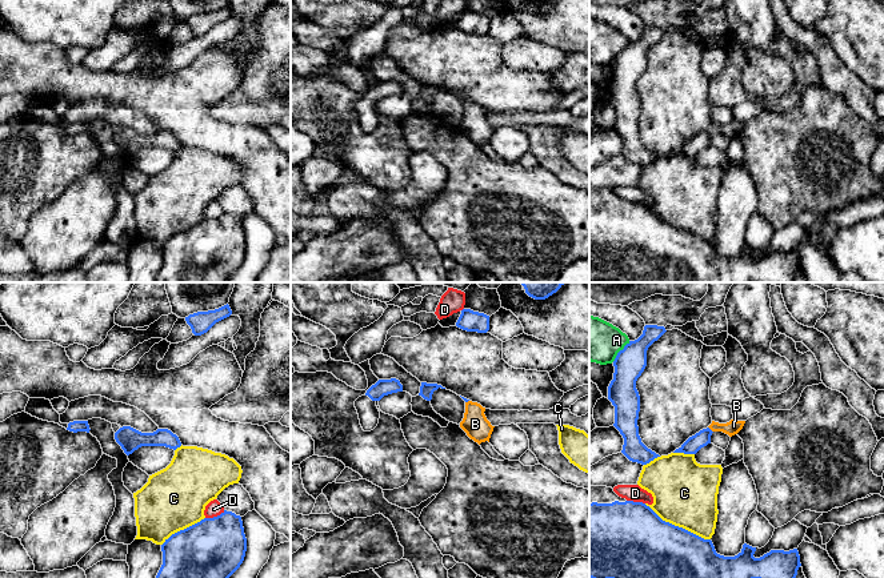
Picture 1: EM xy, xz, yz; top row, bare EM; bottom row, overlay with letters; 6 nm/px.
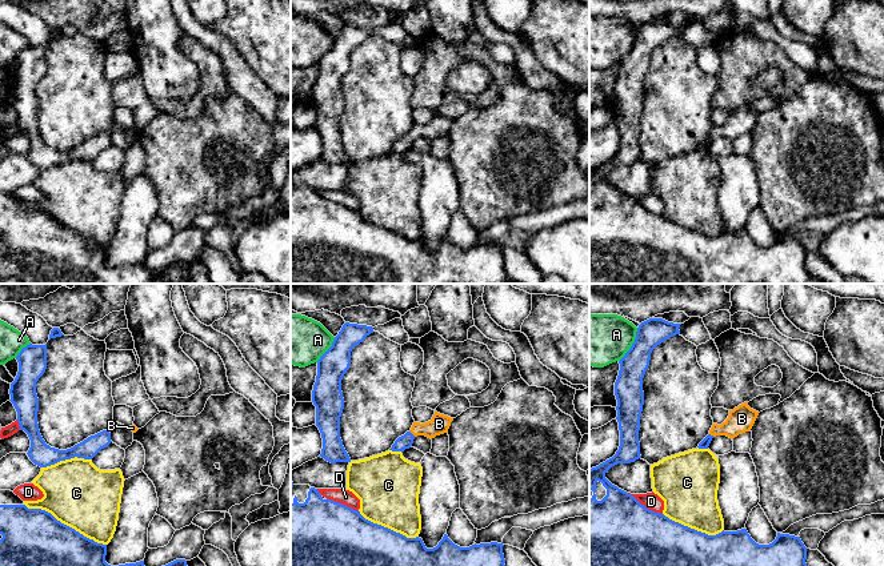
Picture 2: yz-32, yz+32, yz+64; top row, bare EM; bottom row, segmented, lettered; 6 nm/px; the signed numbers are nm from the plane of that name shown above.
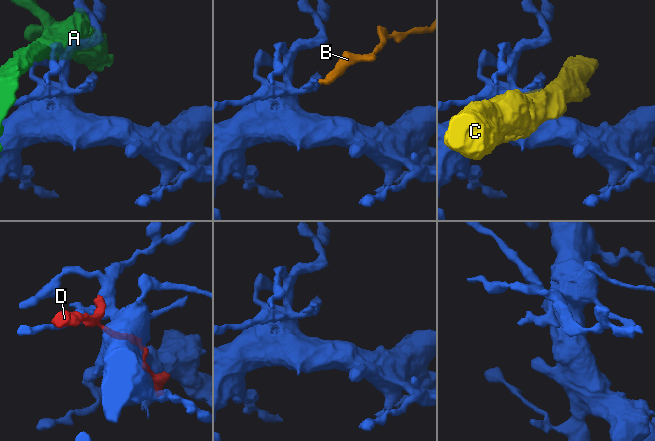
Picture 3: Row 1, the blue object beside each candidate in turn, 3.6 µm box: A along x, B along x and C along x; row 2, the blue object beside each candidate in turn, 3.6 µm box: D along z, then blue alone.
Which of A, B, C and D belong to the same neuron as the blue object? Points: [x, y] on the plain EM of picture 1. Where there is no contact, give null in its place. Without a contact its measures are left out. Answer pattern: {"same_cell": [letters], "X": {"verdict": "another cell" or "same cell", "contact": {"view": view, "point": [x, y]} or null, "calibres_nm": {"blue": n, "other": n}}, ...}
{"same_cell": ["B"], "A": {"verdict": "another cell", "contact": {"view": "yz", "point": [619, 53]}, "calibres_nm": {"blue": 190, "other": 280}}, "B": {"verdict": "same cell", "contact": {"view": "yz", "point": [710, 131]}, "calibres_nm": {"blue": 100, "other": 90}}, "C": {"verdict": "another cell", "contact": {"view": "yz", "point": [678, 228]}, "calibres_nm": {"blue": 500, "other": 380}}, "D": {"verdict": "another cell", "contact": {"view": "xy", "point": [215, 219]}, "calibres_nm": {"blue": 400, "other": 90}}}

